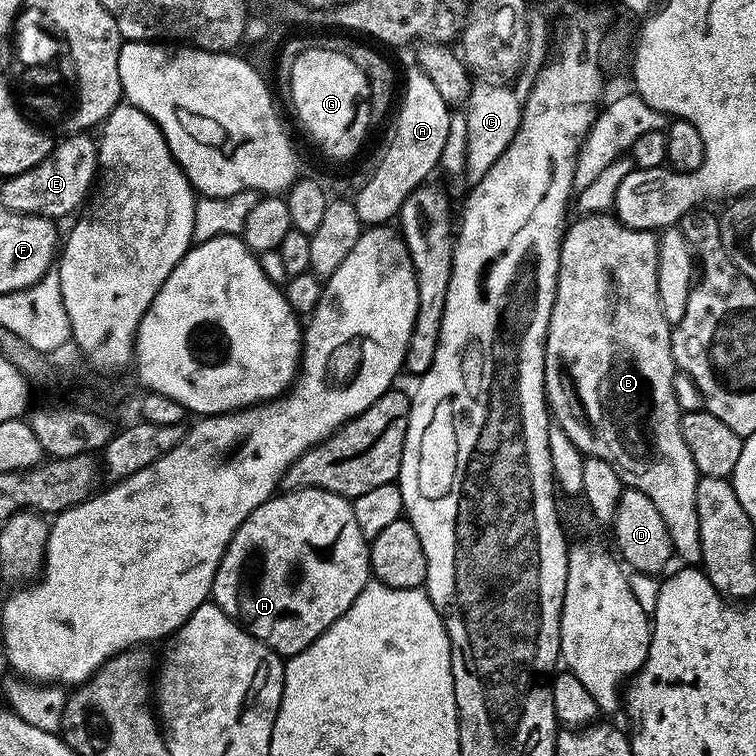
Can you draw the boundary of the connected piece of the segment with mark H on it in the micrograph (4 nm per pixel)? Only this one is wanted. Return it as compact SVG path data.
M297 488L281 491L279 494L273 495L272 499L262 506L258 506L258 510L251 512L246 518L246 522L242 522L242 526L238 526L238 530L230 538L230 542L222 554L222 562L214 574L211 603L220 607L232 620L241 624L251 636L258 638L258 642L262 642L270 650L277 652L281 658L296 656L302 650L306 650L306 646L314 643L350 607L354 598L358 598L360 591L368 587L370 583L369 547L369 541L364 539L362 530L358 526L358 518L354 518L352 500L349 497L339 496L321 488Z

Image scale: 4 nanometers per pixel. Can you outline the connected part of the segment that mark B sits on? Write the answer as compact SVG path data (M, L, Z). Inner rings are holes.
M584 214L574 224L565 227L560 241L560 261L558 262L558 282L554 310L550 314L550 326L544 351L544 395L548 397L548 410L555 427L560 428L574 442L574 446L585 457L593 456L606 462L618 474L621 485L642 490L650 502L654 502L662 522L670 530L670 542L675 559L684 566L696 566L702 561L702 542L698 534L698 510L696 509L696 491L701 475L696 471L694 458L690 458L690 449L682 438L680 417L682 411L675 400L674 382L678 375L676 363L672 361L672 328L665 317L665 308L661 306L658 288L659 242L655 231L643 232L637 228L628 228L612 214Z

